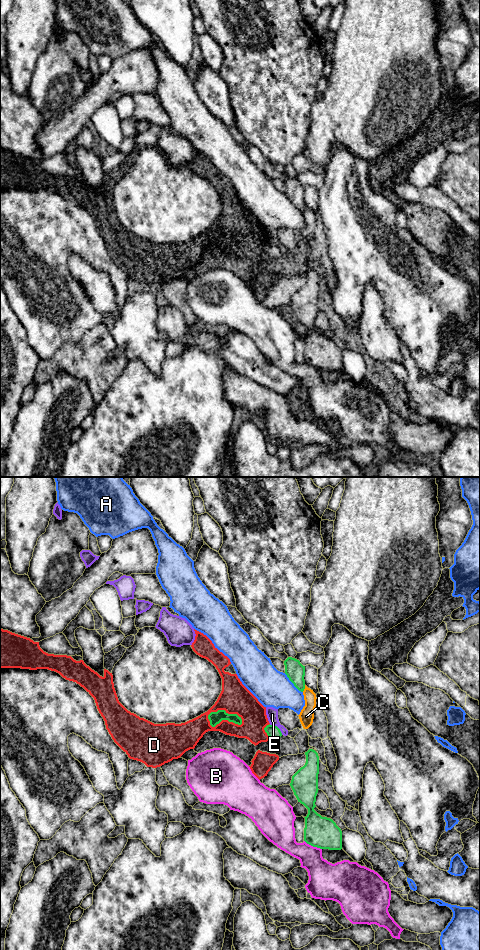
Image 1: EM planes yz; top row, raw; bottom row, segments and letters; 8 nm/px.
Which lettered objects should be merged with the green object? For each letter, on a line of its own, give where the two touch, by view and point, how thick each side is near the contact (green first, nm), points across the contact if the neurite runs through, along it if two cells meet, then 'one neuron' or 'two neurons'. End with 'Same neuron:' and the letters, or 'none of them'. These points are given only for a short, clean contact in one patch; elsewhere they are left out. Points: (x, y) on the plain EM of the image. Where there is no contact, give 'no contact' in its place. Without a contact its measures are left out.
A: yz (292, 202) | 160/300 nm | two neurons
B: yz (313, 366) | 260/240 nm | along yz (304, 360), (321, 369) | two neurons
C: yz (304, 208) | 160/120 nm | two neurons
D: yz (225, 231) | 100/240 nm | one neuron
E: yz (277, 247) | 100/100 nm | two neurons
Same neuron: D

